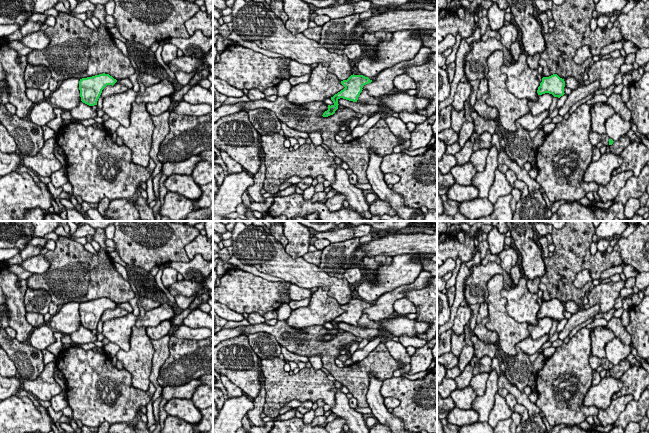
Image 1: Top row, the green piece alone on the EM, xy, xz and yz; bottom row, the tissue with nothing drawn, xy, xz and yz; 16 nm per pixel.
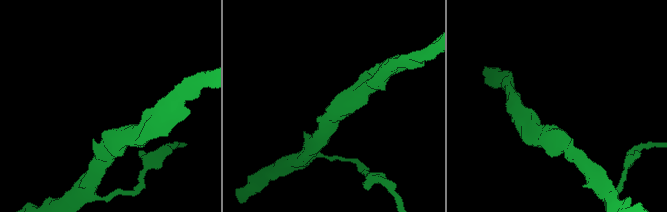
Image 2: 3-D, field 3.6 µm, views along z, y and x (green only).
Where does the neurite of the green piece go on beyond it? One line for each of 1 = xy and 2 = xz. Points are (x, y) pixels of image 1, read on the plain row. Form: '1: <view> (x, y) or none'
1: none
2: none

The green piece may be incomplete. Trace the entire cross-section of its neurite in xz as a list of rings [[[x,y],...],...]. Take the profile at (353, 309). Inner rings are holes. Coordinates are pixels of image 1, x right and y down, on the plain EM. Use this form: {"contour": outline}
{"contour": [[[351,299],[347,304],[341,305],[341,308],[345,311],[343,314],[335,318],[331,321],[333,325],[333,329],[328,329],[328,334],[323,337],[323,341],[328,341],[333,339],[335,335],[338,333],[338,324],[340,322],[357,326],[360,317],[362,316],[362,312],[364,309],[371,307],[368,301],[363,299]]]}

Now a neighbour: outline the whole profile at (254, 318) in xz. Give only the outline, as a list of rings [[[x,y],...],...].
[[[257,312],[250,313],[249,316],[248,316],[248,318],[247,318],[247,321],[251,325],[255,325],[255,324],[260,324],[260,323],[266,322],[265,318],[263,316],[261,316]]]

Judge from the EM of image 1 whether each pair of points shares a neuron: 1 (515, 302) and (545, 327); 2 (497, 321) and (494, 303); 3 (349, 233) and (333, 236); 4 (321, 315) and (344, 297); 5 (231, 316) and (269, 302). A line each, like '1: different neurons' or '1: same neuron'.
1: different neurons
2: same neuron
3: same neuron
4: different neurons
5: different neurons

